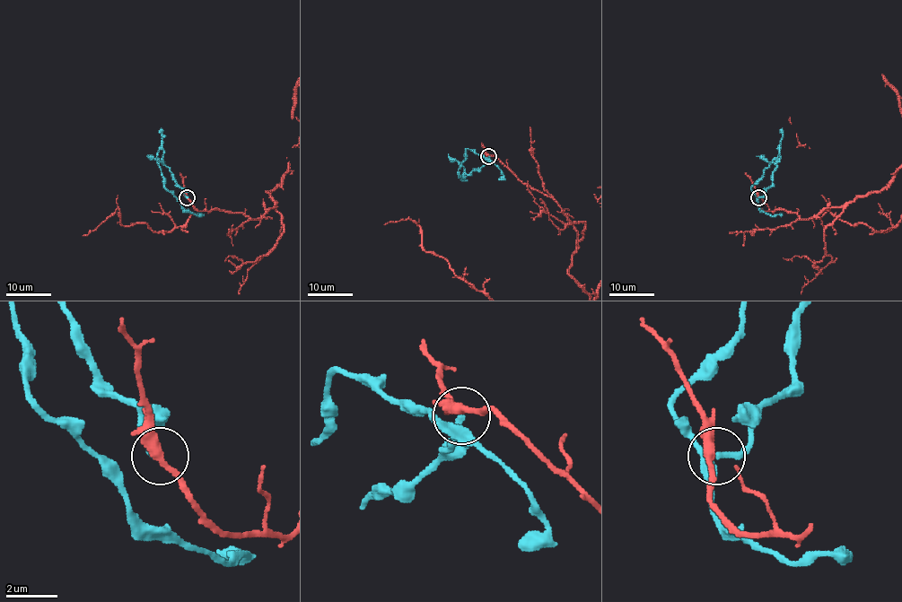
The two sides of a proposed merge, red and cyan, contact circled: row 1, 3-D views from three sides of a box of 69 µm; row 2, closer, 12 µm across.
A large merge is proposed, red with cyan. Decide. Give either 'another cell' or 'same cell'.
another cell

